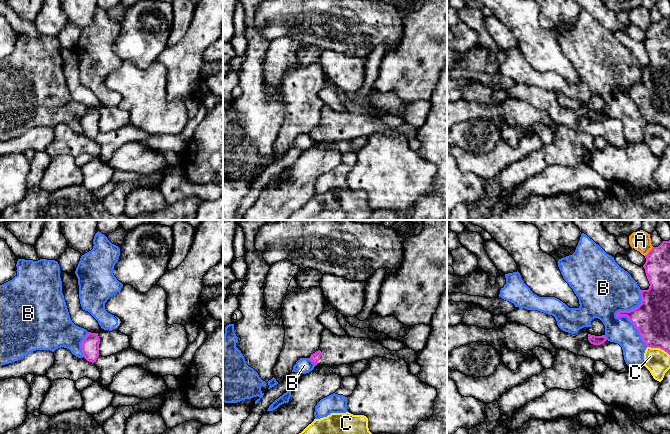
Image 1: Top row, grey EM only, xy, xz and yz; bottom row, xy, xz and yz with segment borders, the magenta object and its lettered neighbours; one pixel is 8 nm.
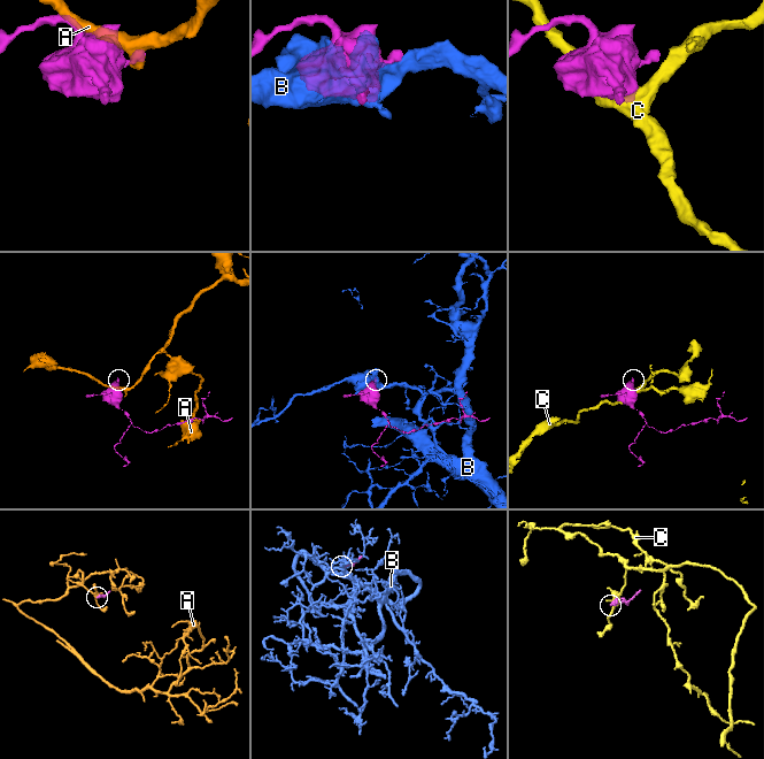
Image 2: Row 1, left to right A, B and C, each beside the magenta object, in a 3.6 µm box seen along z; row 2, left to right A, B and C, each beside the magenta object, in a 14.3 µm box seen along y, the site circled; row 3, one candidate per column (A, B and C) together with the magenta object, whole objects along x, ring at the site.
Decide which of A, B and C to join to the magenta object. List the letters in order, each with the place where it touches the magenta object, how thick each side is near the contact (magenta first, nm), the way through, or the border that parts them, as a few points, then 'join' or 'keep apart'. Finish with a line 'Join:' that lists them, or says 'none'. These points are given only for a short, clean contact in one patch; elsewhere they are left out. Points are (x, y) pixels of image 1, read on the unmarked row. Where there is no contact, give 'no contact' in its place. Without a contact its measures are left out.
A: contact yz (649, 27); calibres 200 and 160 nm; border yz (652, 22), (645, 32); keep apart
B: contact yz (617, 92); calibres 260 and 440 nm; keep apart
C: contact yz (658, 123); calibres 300 and 200 nm; keep apart
Join: none

